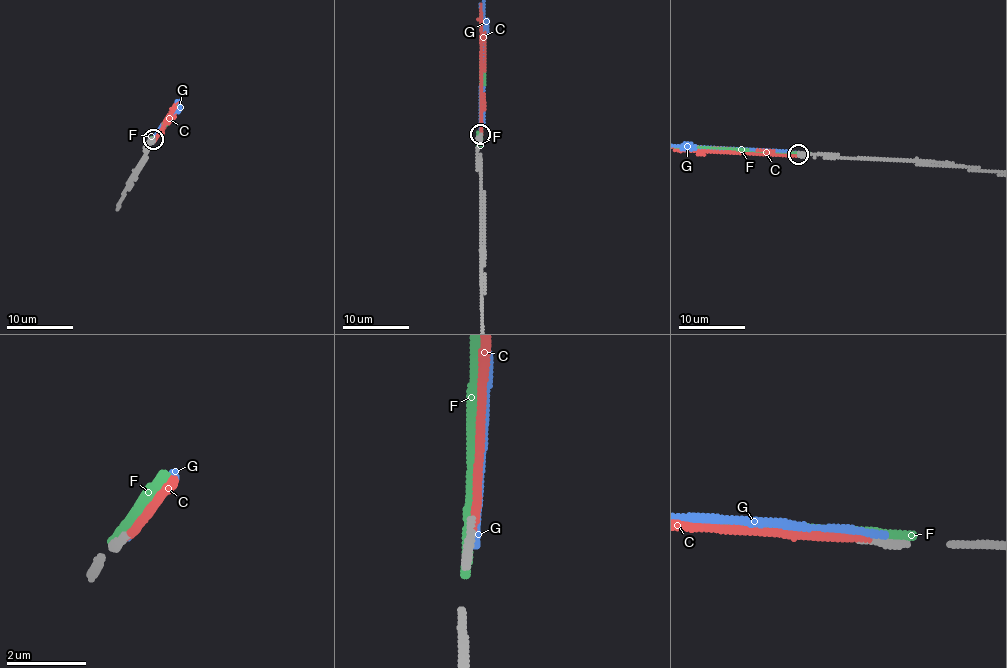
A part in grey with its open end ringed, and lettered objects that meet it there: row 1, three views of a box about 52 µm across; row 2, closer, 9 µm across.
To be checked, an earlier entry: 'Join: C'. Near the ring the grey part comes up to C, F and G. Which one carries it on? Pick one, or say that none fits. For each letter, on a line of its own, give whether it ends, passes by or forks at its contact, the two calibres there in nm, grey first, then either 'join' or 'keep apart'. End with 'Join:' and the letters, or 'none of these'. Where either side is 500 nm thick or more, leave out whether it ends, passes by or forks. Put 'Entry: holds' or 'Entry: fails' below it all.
C: it ends there; 200 nm thick on the grey side, 190 nm on the other; join
F: it ends there; 240 nm thick on the grey side, 320 nm on the other; keep apart
G: it ends there; 240 nm thick on the grey side, 200 nm on the other; keep apart
Join: C
Entry: holds

